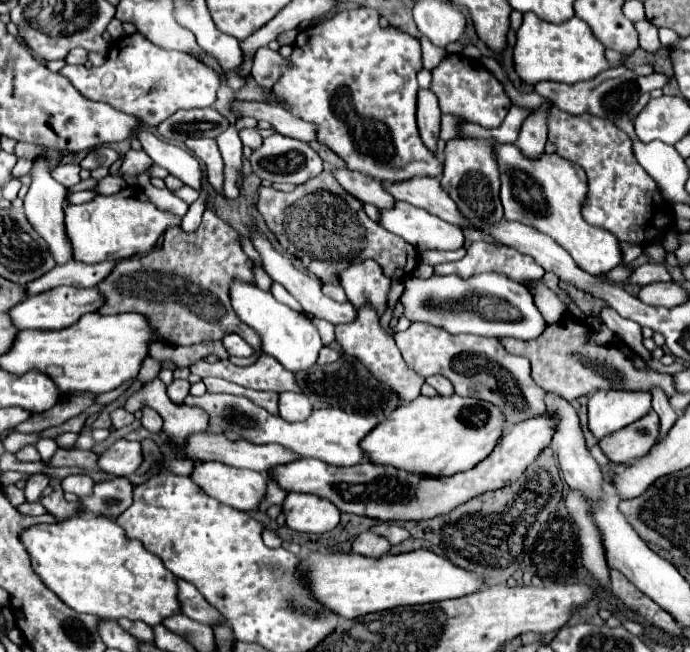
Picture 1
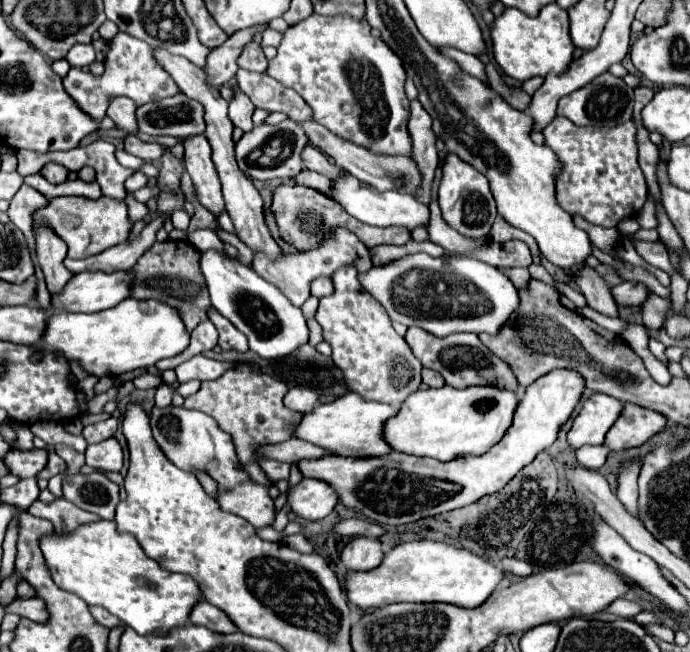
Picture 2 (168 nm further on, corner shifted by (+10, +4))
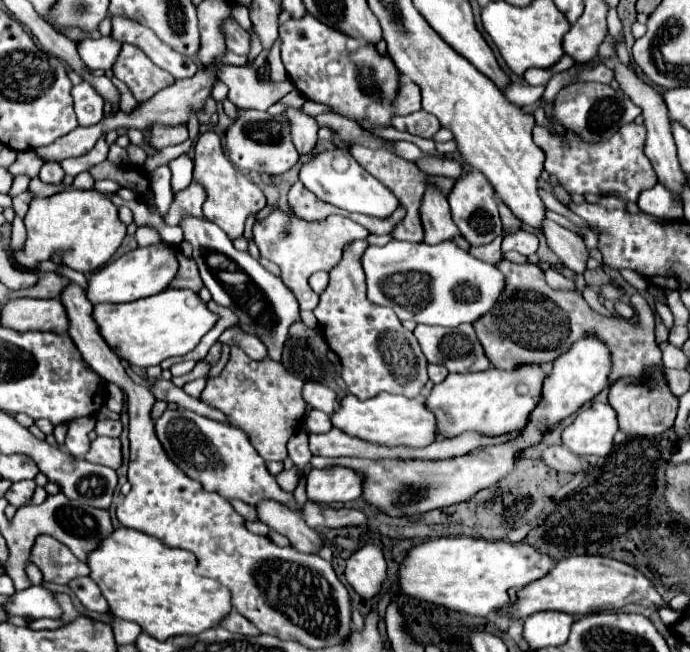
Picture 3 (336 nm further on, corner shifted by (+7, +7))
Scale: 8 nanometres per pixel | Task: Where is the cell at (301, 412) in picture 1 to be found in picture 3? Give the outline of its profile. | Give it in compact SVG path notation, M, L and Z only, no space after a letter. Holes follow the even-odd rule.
M306 383L304 385L304 393L302 393L304 401L310 403L314 409L320 409L328 415L334 413L336 409L336 393L320 383Z

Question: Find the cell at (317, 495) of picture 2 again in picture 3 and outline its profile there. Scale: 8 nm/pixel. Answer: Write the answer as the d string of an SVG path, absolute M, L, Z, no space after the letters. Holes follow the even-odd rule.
M332 465L328 469L312 469L308 475L308 499L316 503L346 503L358 499L364 477L348 467Z

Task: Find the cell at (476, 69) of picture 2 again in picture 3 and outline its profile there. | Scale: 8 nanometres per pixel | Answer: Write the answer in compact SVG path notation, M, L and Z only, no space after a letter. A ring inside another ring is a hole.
M510 83L506 89L506 99L518 107L526 107L526 105L536 105L540 101L544 93L544 87L530 87L530 85L518 85L518 83Z

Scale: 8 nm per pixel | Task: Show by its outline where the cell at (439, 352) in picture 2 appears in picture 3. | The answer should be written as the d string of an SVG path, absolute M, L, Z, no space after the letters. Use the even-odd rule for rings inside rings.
M468 323L454 329L418 325L414 335L428 363L444 365L452 373L486 371L492 367L474 333L474 327Z

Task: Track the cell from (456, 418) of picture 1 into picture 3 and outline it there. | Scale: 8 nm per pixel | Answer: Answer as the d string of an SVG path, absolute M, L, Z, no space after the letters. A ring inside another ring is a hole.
M520 365L516 369L504 371L504 369L486 369L478 373L448 373L448 377L434 385L432 393L426 397L426 407L436 415L438 419L438 439L454 437L464 431L480 431L484 435L504 435L516 429L526 427L530 413L540 403L542 397L542 383L544 377L548 377L552 365Z

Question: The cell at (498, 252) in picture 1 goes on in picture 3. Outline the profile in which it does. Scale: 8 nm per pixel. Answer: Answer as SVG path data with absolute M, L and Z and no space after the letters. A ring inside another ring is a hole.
M518 229L510 235L506 235L502 241L502 251L518 251L526 257L536 253L536 249L538 249L538 237L524 229Z

